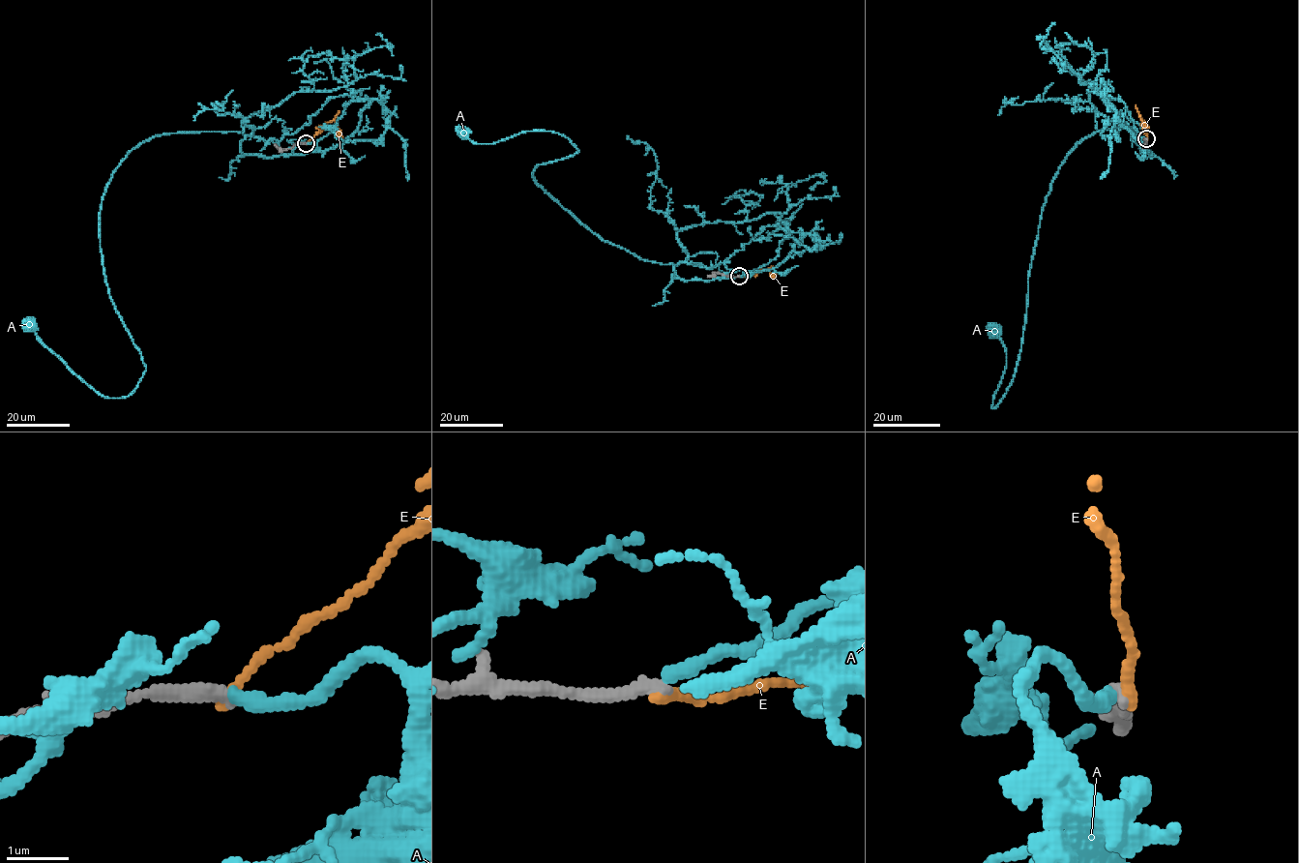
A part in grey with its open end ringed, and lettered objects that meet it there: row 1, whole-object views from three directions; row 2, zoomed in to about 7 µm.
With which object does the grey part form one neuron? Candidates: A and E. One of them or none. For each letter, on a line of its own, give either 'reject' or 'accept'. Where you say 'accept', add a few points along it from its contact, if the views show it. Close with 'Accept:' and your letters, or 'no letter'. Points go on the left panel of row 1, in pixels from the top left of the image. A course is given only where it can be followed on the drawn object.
A: accept; it runs (307, 143), (170, 133), (121, 162), (100, 244), (145, 367), (129, 395), (26, 323)
E: reject
Accept: A

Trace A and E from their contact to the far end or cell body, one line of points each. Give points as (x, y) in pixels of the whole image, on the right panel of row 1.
A: (1145, 138), (1151, 154), (1133, 127), (1108, 128), (1064, 159), (993, 407), (1006, 363), (992, 329)
E: (1146, 138), (1145, 123), (1138, 115), (1143, 133)

